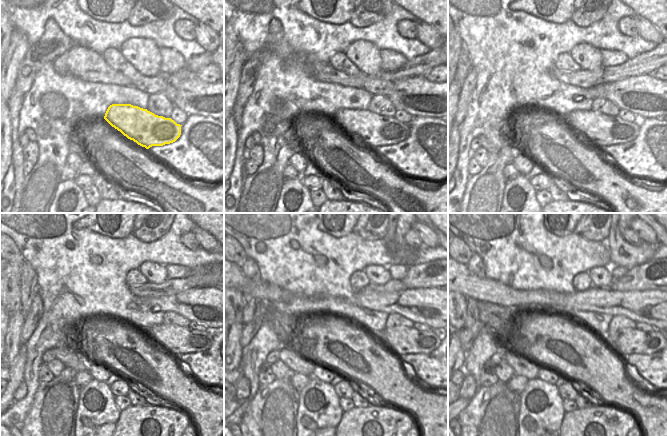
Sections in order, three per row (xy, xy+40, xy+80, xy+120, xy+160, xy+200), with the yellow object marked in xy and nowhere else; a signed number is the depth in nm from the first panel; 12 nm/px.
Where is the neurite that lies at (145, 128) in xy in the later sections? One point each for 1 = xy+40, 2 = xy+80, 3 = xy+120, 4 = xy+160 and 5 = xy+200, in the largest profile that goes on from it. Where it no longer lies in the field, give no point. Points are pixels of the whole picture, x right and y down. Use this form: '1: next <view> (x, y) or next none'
1: next xy+40 (374, 130)
2: next xy+80 (605, 129)
3: next xy+120 (177, 340)
4: next xy+160 (402, 340)
5: next xy+200 (631, 340)

